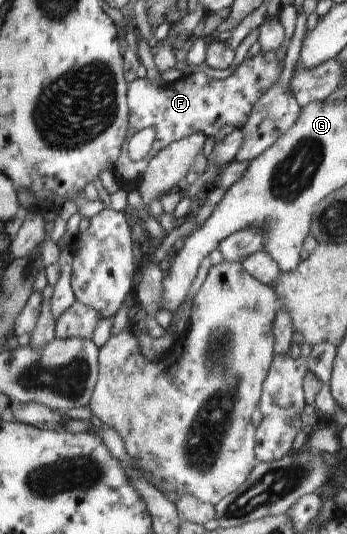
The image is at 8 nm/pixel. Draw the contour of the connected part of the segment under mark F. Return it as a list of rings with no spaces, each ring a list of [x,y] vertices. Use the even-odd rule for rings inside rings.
[[[259,51],[253,58],[245,58],[239,66],[236,67],[234,73],[224,79],[217,81],[216,78],[208,78],[204,72],[184,74],[177,81],[162,84],[162,86],[154,86],[147,78],[135,79],[127,84],[127,103],[129,106],[128,136],[121,146],[119,160],[112,166],[113,174],[120,185],[132,186],[140,184],[141,176],[144,174],[148,162],[160,152],[165,146],[171,142],[185,139],[194,133],[205,134],[206,137],[215,137],[223,126],[236,126],[236,129],[242,128],[243,124],[248,120],[248,114],[251,113],[252,107],[256,101],[278,80],[281,71],[282,61],[278,60],[277,54],[272,52]],[[144,128],[154,128],[155,140],[150,151],[142,160],[132,161],[128,156],[128,140],[135,132],[140,132]]]

